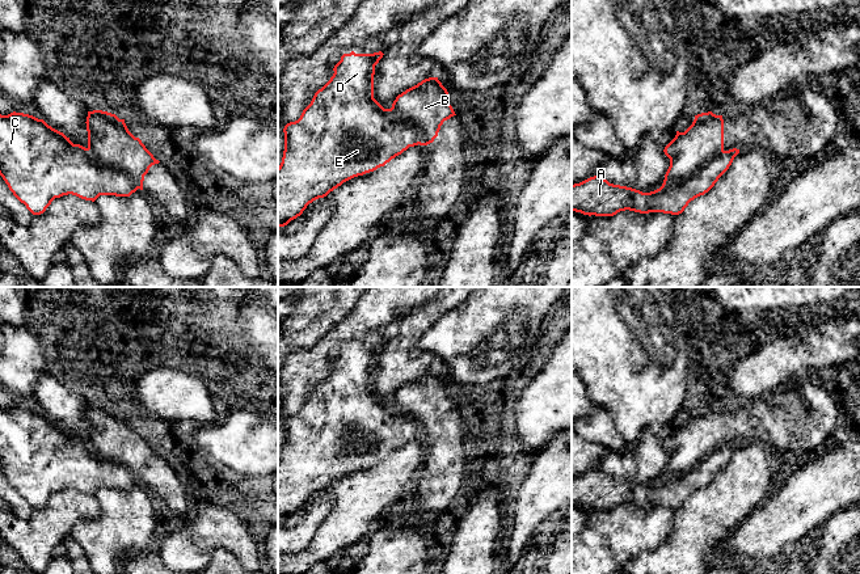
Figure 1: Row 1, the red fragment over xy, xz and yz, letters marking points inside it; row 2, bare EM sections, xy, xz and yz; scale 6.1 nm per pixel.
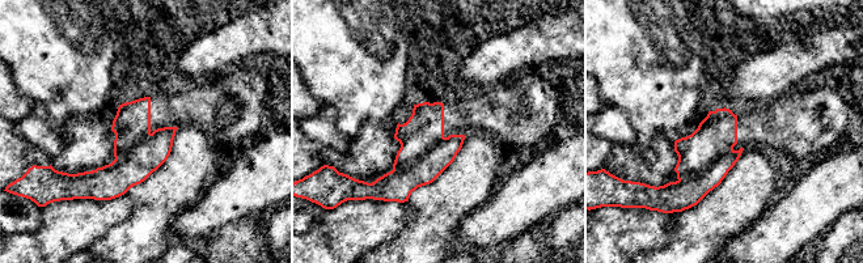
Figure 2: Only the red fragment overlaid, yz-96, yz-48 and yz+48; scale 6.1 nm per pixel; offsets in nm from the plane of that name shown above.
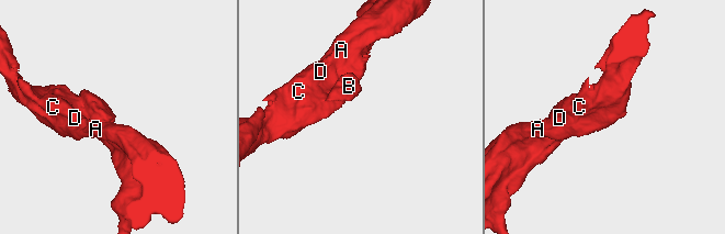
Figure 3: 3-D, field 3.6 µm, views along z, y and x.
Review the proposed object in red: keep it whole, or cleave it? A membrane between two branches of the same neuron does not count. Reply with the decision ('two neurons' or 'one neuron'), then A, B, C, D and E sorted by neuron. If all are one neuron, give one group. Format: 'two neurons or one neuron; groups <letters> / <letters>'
two neurons; groups A C D E / B

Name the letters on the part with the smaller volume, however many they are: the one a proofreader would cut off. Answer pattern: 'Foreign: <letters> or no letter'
Foreign: B

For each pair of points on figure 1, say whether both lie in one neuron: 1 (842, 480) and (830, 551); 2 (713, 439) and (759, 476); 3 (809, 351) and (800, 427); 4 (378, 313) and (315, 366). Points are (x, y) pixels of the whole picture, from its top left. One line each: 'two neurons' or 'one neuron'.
1: two neurons
2: two neurons
3: two neurons
4: one neuron

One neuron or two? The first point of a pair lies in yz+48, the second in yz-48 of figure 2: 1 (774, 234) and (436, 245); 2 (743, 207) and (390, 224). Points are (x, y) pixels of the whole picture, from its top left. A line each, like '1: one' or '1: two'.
1: two
2: two

